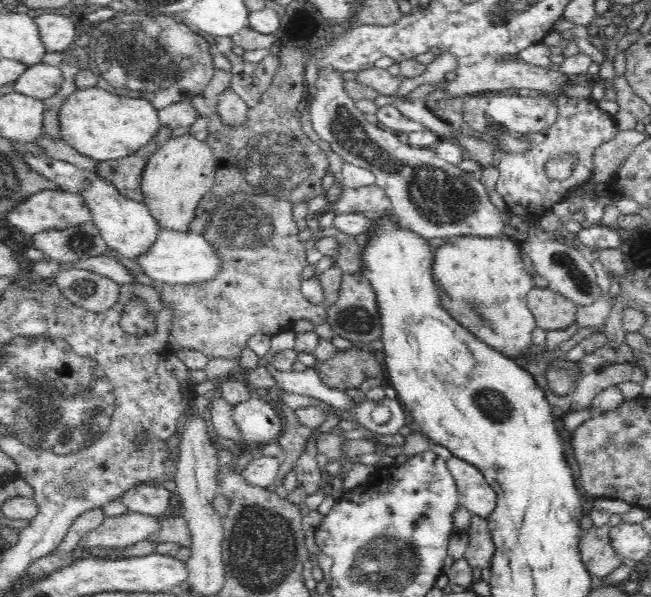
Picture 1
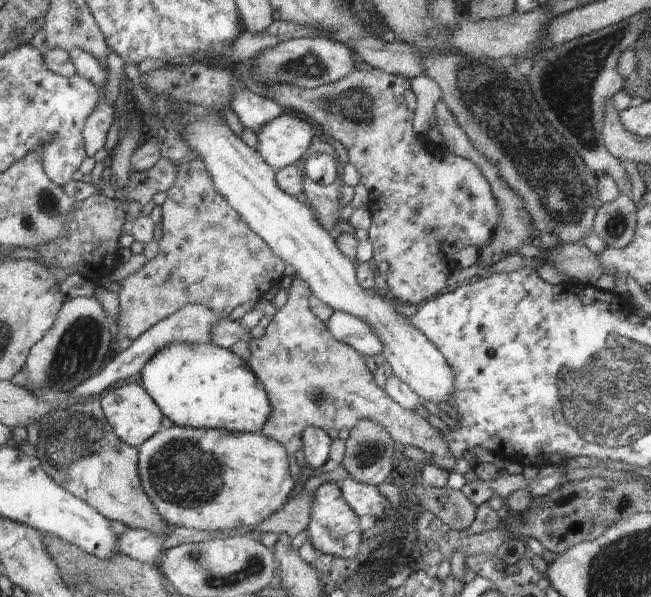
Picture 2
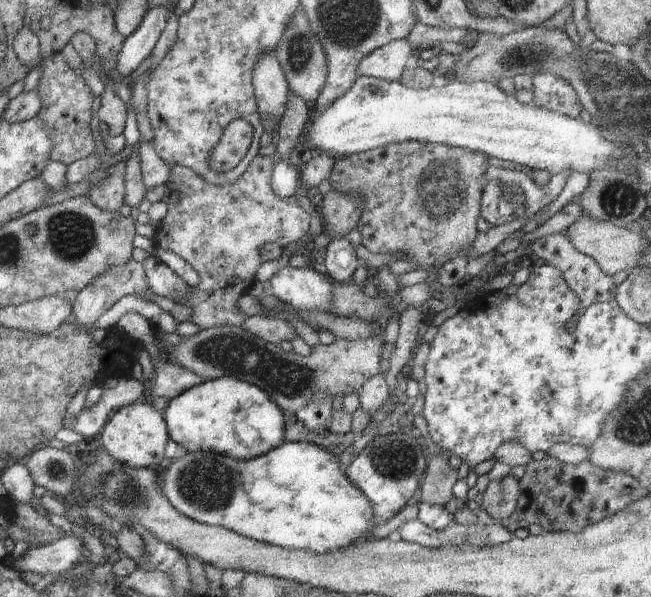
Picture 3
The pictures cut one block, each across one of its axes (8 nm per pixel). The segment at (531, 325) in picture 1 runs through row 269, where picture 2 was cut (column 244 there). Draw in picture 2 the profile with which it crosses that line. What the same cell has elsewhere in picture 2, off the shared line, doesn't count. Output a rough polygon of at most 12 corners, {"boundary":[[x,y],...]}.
{"boundary":[[173,425],[138,452],[172,527],[254,526],[297,491],[259,433]]}

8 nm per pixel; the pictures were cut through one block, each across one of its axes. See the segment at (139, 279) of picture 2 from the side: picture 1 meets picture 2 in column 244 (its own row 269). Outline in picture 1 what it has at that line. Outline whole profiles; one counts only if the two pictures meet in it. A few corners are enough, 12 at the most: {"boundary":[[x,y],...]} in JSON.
{"boundary":[[234,194],[204,238],[222,271],[163,284],[168,344],[209,359],[326,321],[301,291],[294,204]]}

